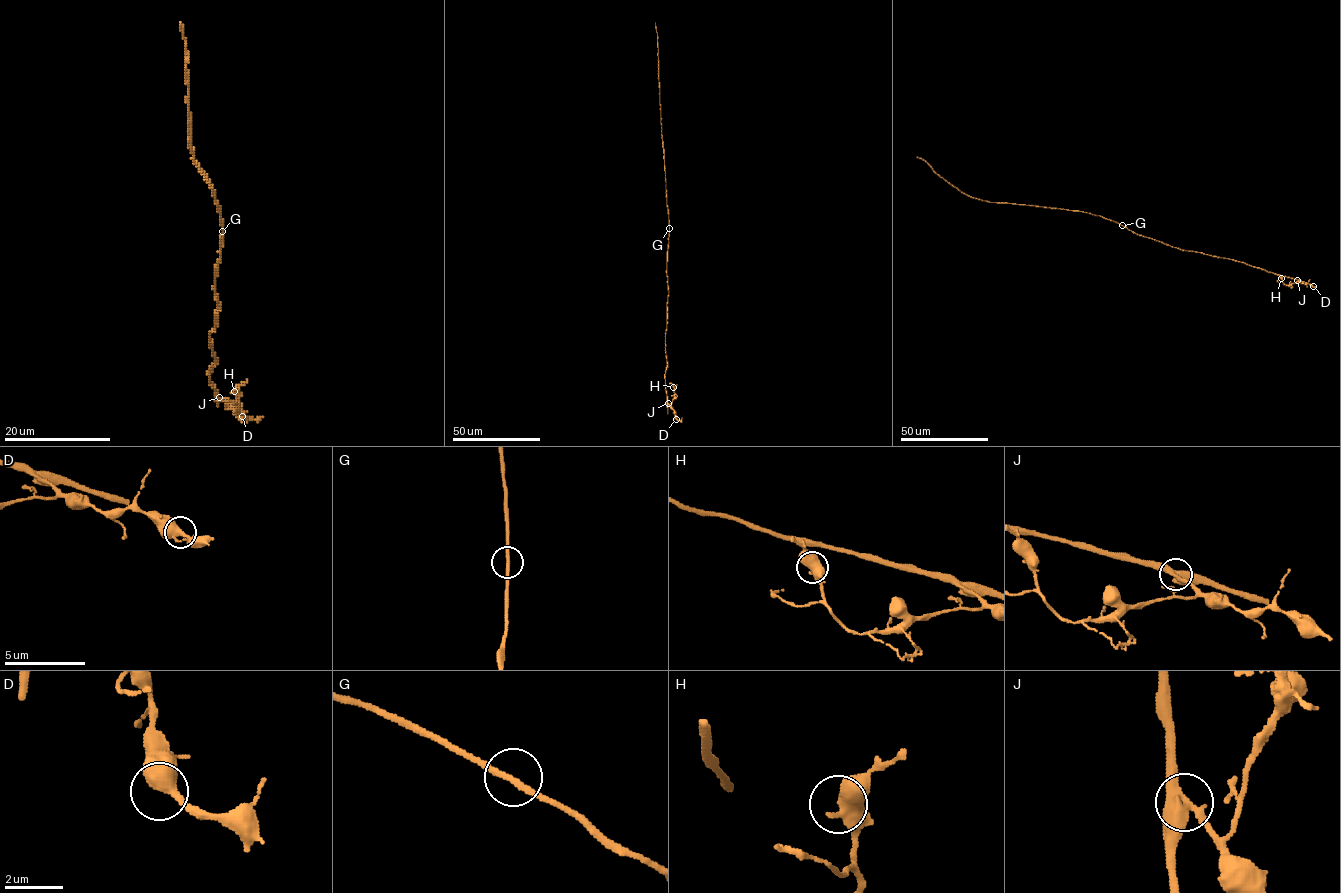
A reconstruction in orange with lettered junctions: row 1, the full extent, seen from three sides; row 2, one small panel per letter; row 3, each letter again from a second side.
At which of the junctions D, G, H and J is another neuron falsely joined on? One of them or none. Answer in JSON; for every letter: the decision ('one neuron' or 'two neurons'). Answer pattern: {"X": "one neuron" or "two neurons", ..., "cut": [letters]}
{"D": "one neuron", "G": "one neuron", "H": "one neuron", "J": "one neuron", "cut": []}

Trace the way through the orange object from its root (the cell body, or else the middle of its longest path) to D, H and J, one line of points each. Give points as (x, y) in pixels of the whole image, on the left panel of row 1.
D: (222, 231), (216, 274), (221, 308), (210, 332), (217, 360), (209, 382), (225, 403), (241, 408), (242, 416)
H: (222, 231), (216, 274), (221, 308), (210, 332), (217, 360), (209, 382), (237, 414), (234, 391)
J: (222, 231), (216, 274), (221, 308), (210, 332), (210, 347), (217, 360), (209, 371), (209, 382), (220, 398)

